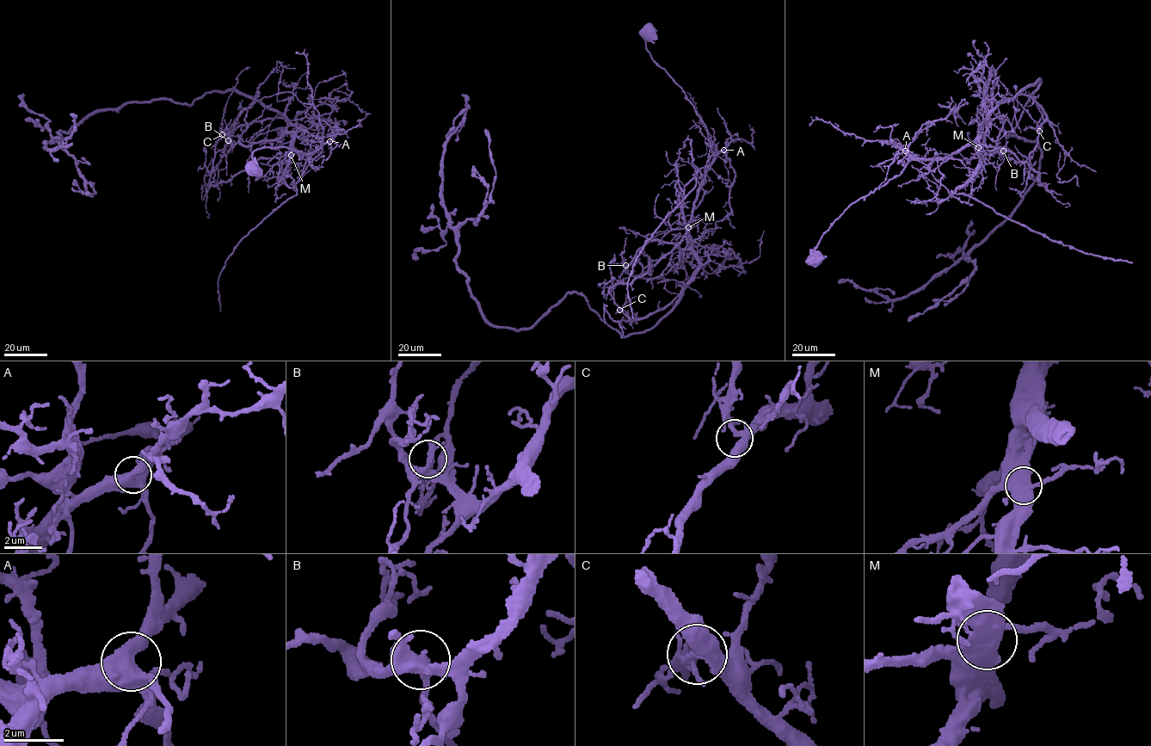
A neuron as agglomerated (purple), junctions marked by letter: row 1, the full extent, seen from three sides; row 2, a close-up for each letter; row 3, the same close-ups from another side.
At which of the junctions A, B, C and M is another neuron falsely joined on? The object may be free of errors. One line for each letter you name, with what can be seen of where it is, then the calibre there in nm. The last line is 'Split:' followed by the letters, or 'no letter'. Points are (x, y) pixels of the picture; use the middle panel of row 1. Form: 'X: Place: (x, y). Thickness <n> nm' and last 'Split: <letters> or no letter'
M: Place: (688, 227). Thickness 550 nm
Split: M

